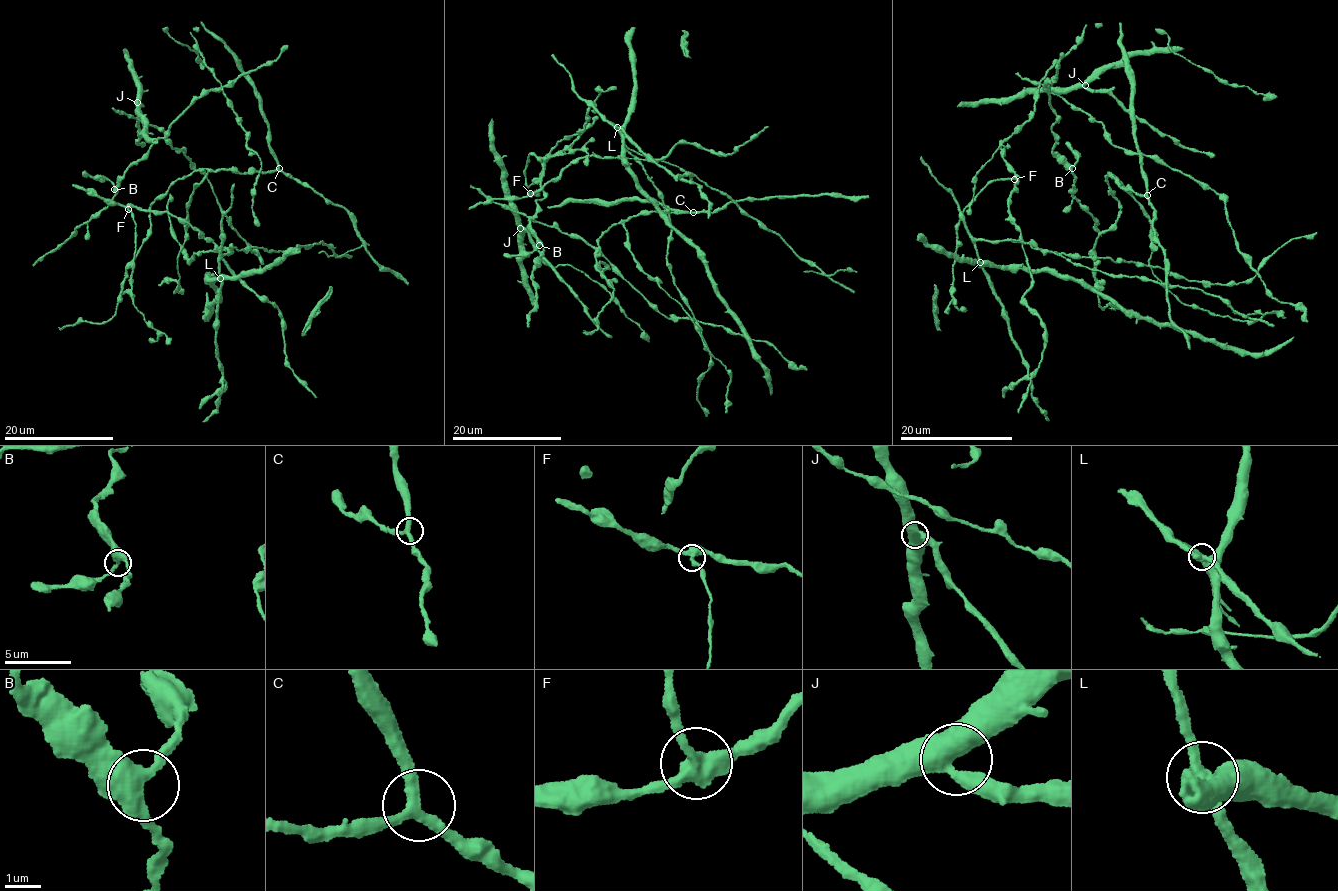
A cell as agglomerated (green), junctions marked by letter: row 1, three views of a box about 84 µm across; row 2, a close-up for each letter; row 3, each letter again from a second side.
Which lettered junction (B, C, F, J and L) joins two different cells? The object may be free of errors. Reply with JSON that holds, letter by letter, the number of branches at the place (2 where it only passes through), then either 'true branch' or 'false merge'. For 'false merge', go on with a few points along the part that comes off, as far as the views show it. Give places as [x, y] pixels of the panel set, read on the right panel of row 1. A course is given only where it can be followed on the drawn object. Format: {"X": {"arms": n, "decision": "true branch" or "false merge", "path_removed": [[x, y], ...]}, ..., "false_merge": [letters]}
{"B": {"arms": 3, "decision": "true branch"}, "C": {"arms": 3, "decision": "true branch"}, "F": {"arms": 3, "decision": "true branch"}, "J": {"arms": 3, "decision": "true branch"}, "L": {"arms": 3, "decision": "true branch"}, "false_merge": []}

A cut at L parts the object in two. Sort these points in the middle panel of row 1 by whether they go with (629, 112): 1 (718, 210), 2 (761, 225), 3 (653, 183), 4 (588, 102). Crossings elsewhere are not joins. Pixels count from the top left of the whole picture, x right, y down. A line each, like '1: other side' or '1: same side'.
1: same side
2: other side
3: other side
4: other side

